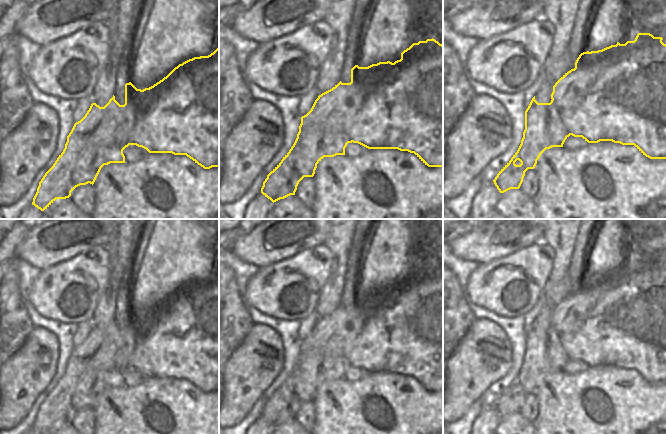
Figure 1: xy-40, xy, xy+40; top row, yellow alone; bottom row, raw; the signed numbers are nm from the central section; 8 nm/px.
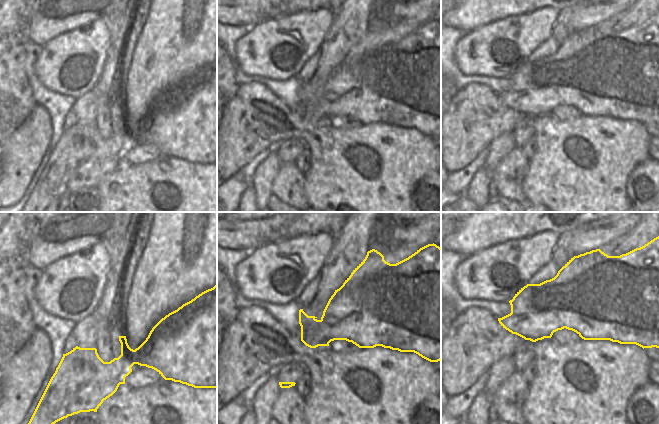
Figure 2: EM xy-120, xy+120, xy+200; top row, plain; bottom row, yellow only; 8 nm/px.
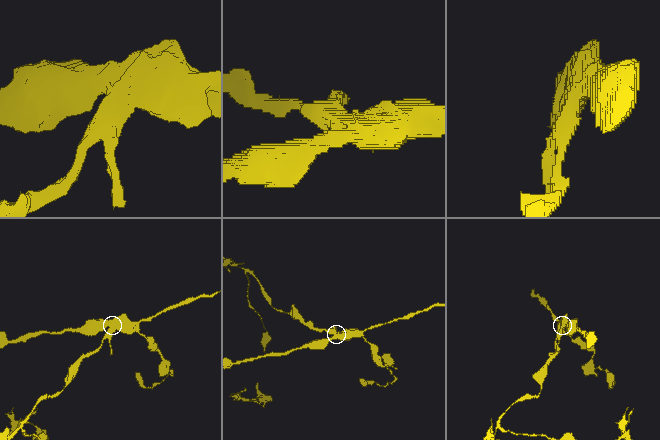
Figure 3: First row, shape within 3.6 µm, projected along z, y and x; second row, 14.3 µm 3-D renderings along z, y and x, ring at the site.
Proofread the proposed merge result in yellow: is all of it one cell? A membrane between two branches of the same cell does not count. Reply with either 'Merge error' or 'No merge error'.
Merge error

